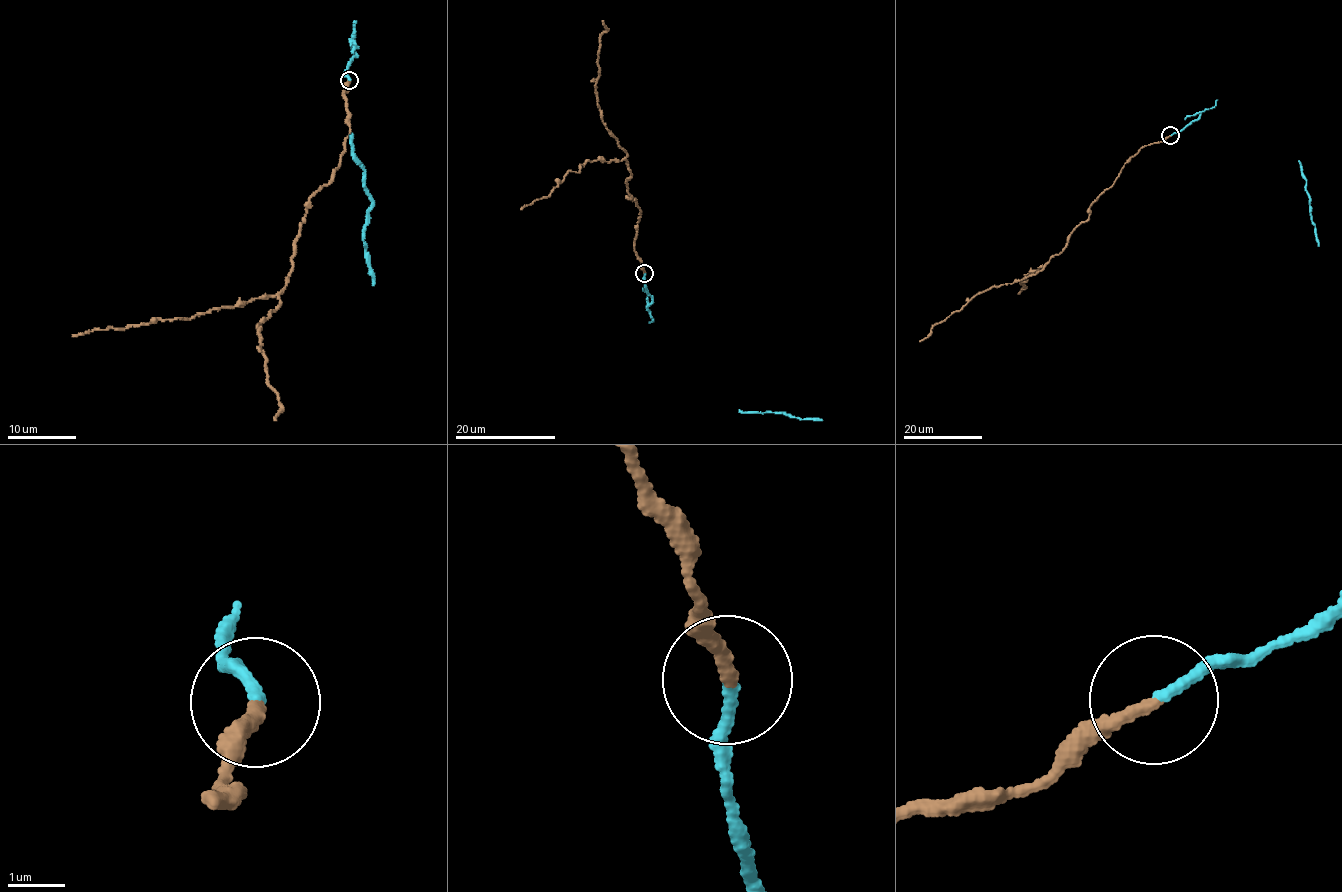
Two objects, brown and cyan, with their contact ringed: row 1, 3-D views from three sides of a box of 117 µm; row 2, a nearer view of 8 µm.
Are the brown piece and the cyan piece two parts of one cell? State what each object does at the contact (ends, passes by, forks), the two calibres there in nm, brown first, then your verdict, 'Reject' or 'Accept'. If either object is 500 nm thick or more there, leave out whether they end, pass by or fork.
At the ring brown ends. At the ring cyan ends. Thickness 240 nm (brown) against 180 nm. Accept

